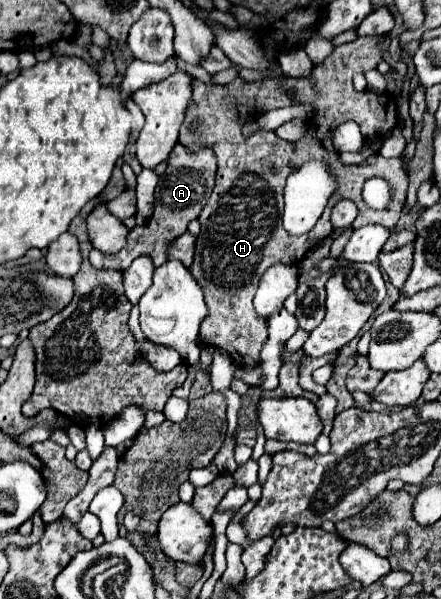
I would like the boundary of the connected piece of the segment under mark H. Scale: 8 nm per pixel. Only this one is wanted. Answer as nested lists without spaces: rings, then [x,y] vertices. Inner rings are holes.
[[[364,36],[338,46],[322,64],[314,66],[310,78],[278,76],[254,82],[236,78],[224,86],[204,84],[200,80],[192,82],[194,98],[192,106],[188,106],[184,126],[179,130],[178,142],[184,144],[190,152],[197,152],[200,146],[212,146],[218,158],[216,186],[198,218],[202,232],[196,238],[196,254],[190,268],[196,282],[204,288],[204,300],[208,306],[208,316],[200,324],[200,340],[204,344],[228,350],[234,362],[258,362],[260,350],[268,340],[266,322],[258,318],[252,302],[260,276],[276,262],[296,262],[298,254],[304,258],[304,254],[310,250],[310,244],[306,242],[328,236],[333,229],[331,210],[338,200],[350,198],[356,202],[356,228],[368,222],[380,222],[388,228],[394,228],[402,214],[408,174],[400,158],[372,154],[372,158],[360,166],[344,166],[338,155],[330,158],[332,130],[342,122],[356,120],[364,138],[368,140],[384,138],[398,124],[396,102],[388,92],[378,96],[374,92],[356,92],[352,86],[352,76],[356,72],[364,74],[378,66],[382,54],[376,42],[376,36]],[[292,104],[312,104],[314,108],[304,138],[298,142],[288,142],[276,136],[272,130],[254,130],[252,136],[244,138],[242,130],[246,124],[254,122],[272,108]],[[310,160],[327,161],[330,164],[336,178],[336,190],[316,226],[306,236],[290,236],[282,226],[278,226],[282,218],[282,190],[288,174]],[[370,176],[388,178],[396,186],[396,194],[392,194],[392,202],[384,214],[368,208],[362,197],[364,182]]]

